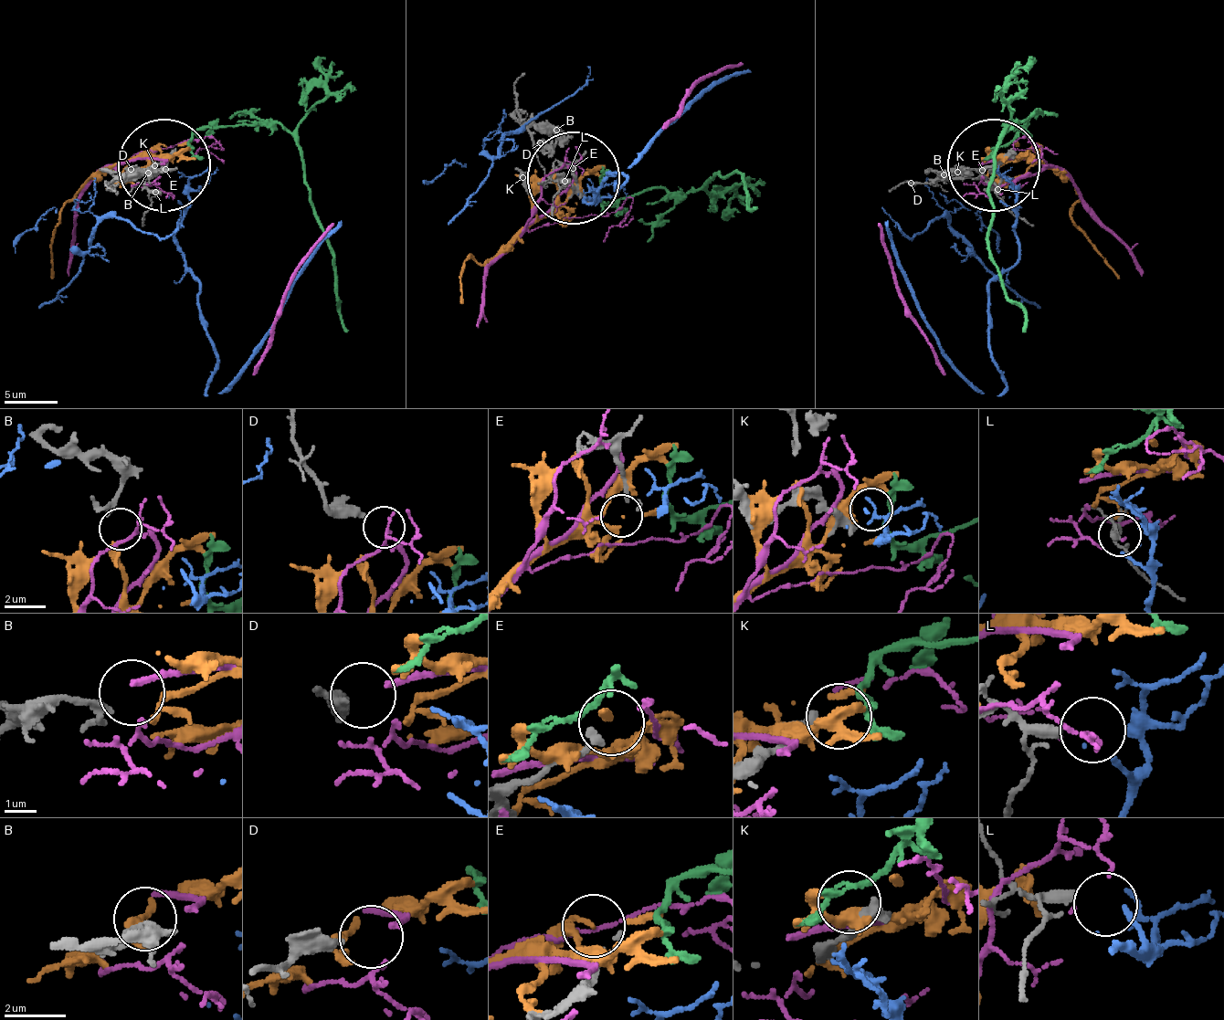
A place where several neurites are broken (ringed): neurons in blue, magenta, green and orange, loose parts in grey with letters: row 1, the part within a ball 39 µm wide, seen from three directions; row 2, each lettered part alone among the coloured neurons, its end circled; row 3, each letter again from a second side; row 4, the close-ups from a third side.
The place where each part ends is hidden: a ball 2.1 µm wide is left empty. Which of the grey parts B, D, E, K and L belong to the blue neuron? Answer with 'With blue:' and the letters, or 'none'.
With blue: L

